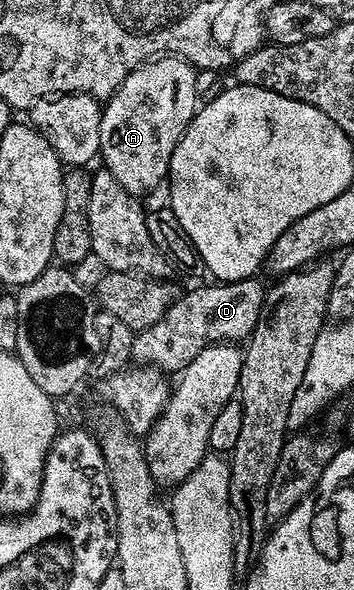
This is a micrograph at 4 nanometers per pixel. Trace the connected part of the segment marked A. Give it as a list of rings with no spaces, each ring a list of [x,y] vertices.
[[[160,56],[125,76],[114,96],[106,99],[101,116],[101,162],[129,193],[144,196],[164,185],[173,148],[195,119],[195,77],[197,71],[190,62]]]

